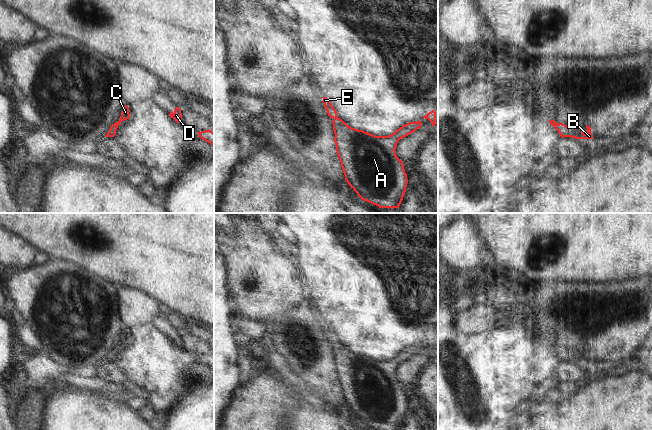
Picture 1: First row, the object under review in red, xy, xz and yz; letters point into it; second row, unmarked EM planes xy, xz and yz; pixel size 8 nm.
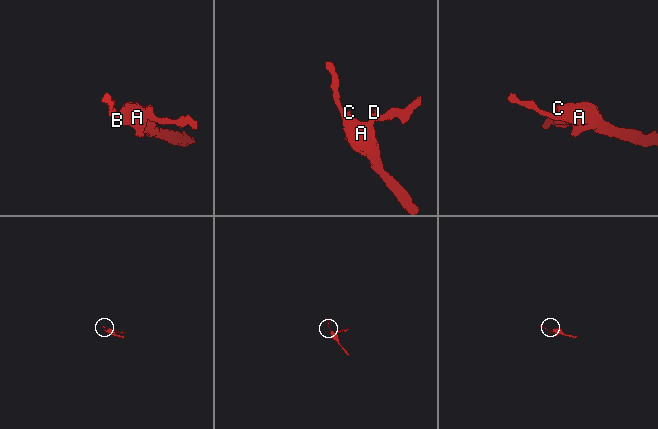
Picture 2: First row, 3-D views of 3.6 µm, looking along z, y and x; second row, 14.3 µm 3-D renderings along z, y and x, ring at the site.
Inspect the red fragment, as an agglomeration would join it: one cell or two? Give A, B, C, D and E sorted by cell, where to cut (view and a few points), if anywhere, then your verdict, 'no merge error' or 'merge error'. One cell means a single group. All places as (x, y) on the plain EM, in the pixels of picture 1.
groups A B C D E; cut none; no merge error

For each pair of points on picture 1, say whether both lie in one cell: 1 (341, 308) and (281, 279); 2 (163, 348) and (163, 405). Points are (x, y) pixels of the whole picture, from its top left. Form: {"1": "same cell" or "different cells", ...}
{"1": "different cells", "2": "same cell"}

